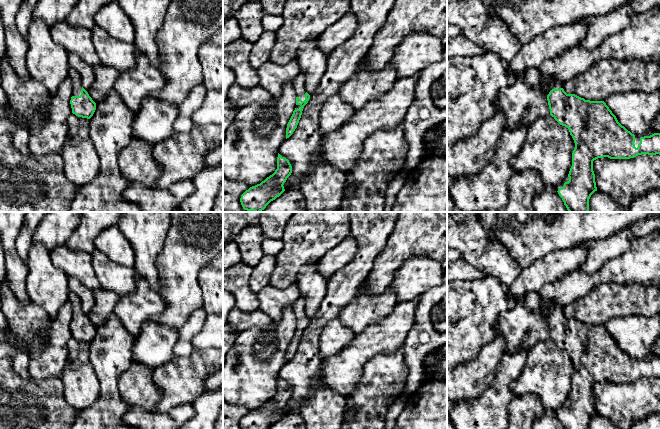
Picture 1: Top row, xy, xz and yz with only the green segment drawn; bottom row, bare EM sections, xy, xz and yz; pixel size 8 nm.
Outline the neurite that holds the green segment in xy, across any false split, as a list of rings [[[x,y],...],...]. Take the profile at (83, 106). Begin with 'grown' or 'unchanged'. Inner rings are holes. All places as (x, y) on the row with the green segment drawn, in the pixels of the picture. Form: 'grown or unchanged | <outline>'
grown | [[[69,68],[68,77],[72,83],[72,97],[70,100],[72,113],[78,117],[90,119],[96,110],[96,103],[82,87],[80,76],[76,70]]]

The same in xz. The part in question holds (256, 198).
unchanged | [[[278,153],[277,169],[260,184],[250,187],[240,198],[244,210],[261,212],[266,206],[284,191],[284,183],[292,173],[288,159]]]

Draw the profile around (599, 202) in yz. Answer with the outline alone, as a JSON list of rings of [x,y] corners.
[[[595,191],[589,199],[588,212],[629,212],[629,210],[616,203],[609,195]]]

